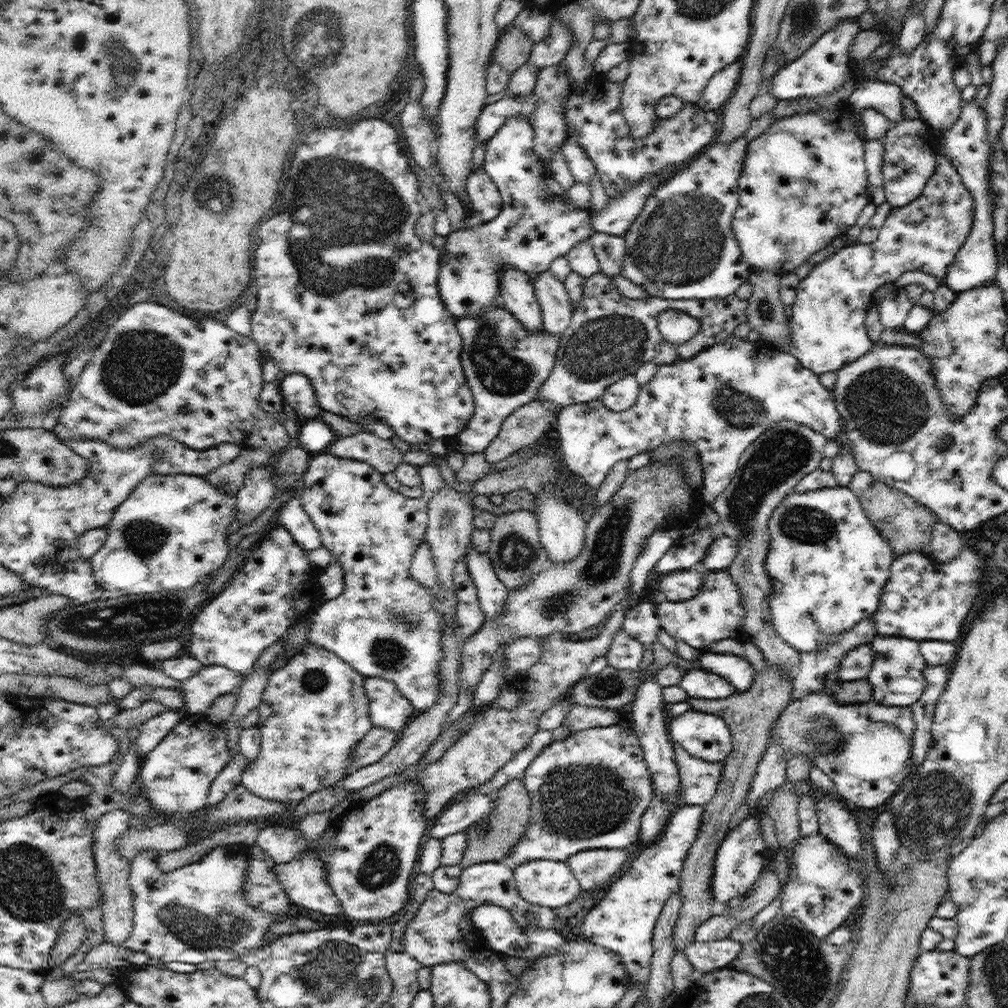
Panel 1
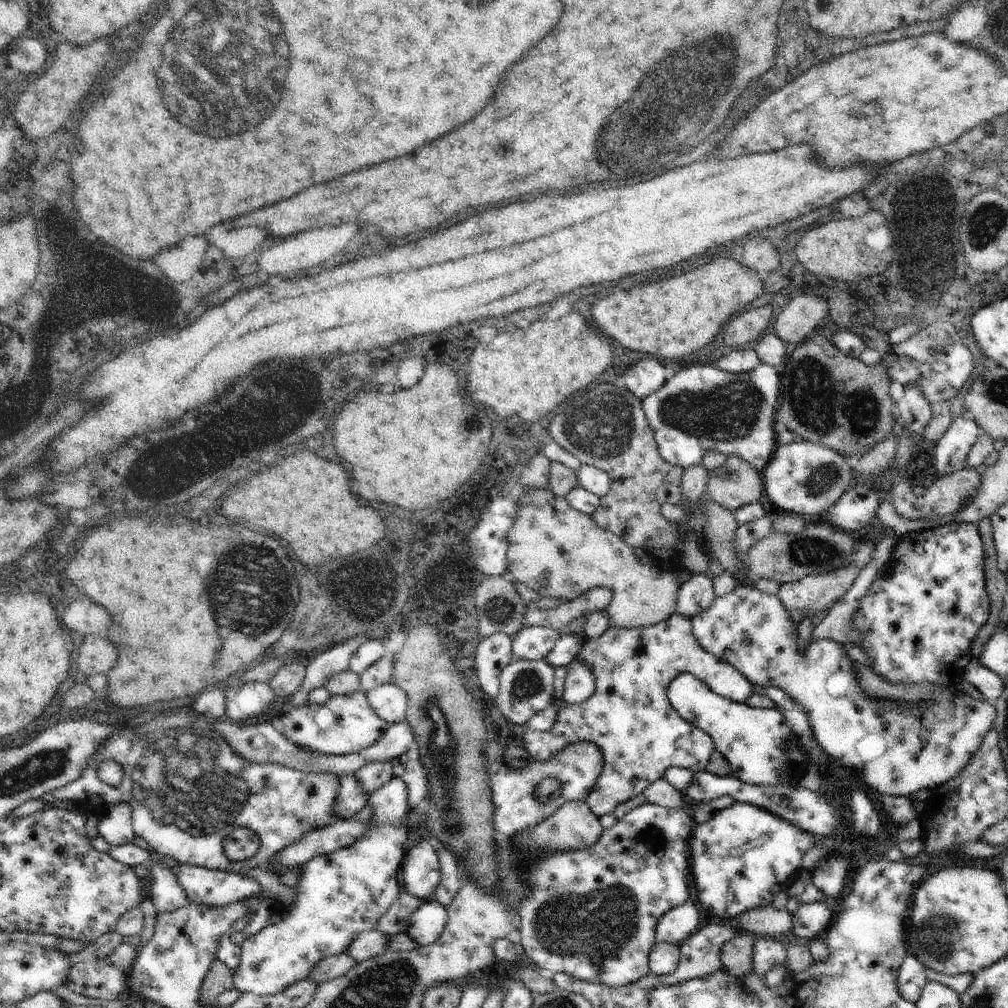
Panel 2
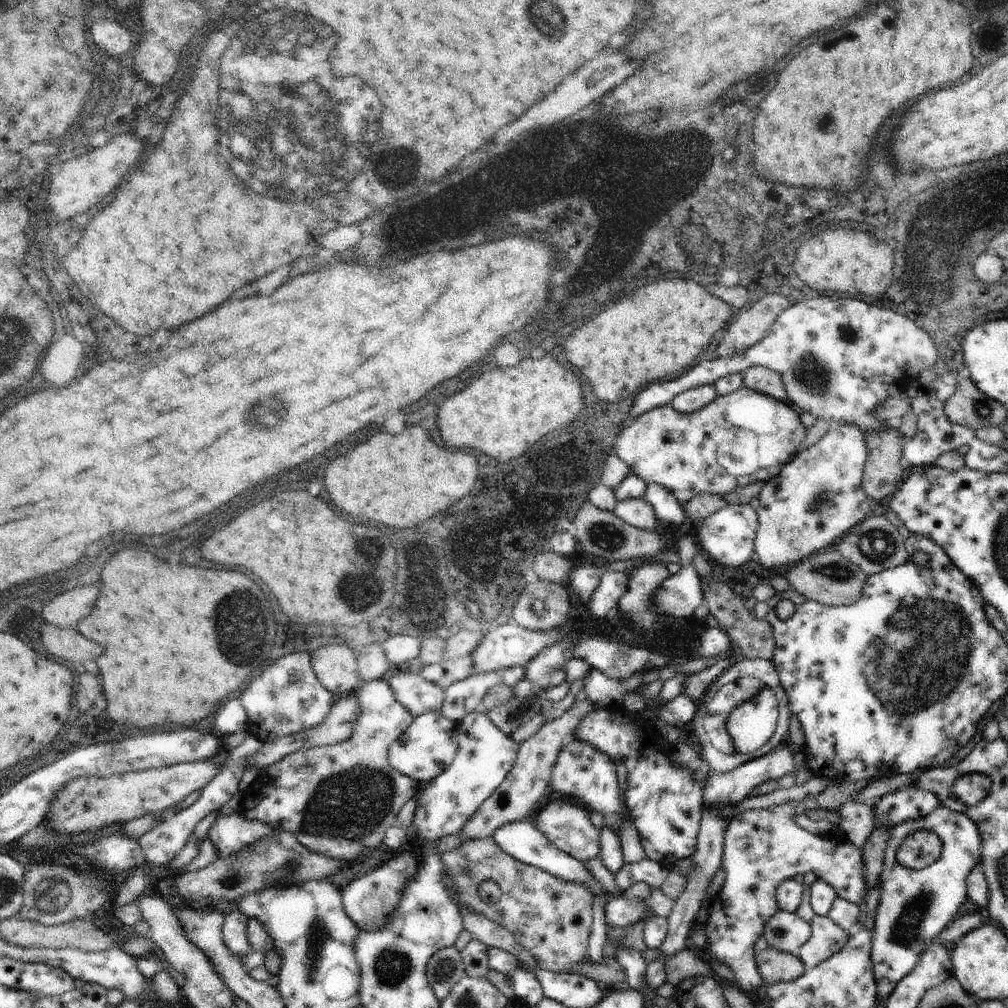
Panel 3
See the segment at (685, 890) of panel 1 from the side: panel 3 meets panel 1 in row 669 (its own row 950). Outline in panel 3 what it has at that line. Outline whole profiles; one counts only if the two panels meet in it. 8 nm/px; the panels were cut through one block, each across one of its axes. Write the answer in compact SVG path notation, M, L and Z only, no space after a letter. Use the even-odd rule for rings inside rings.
M765 948L761 954L757 954L755 962L757 962L757 970L765 986L793 982L801 978L807 970L795 954L785 954L773 948Z

